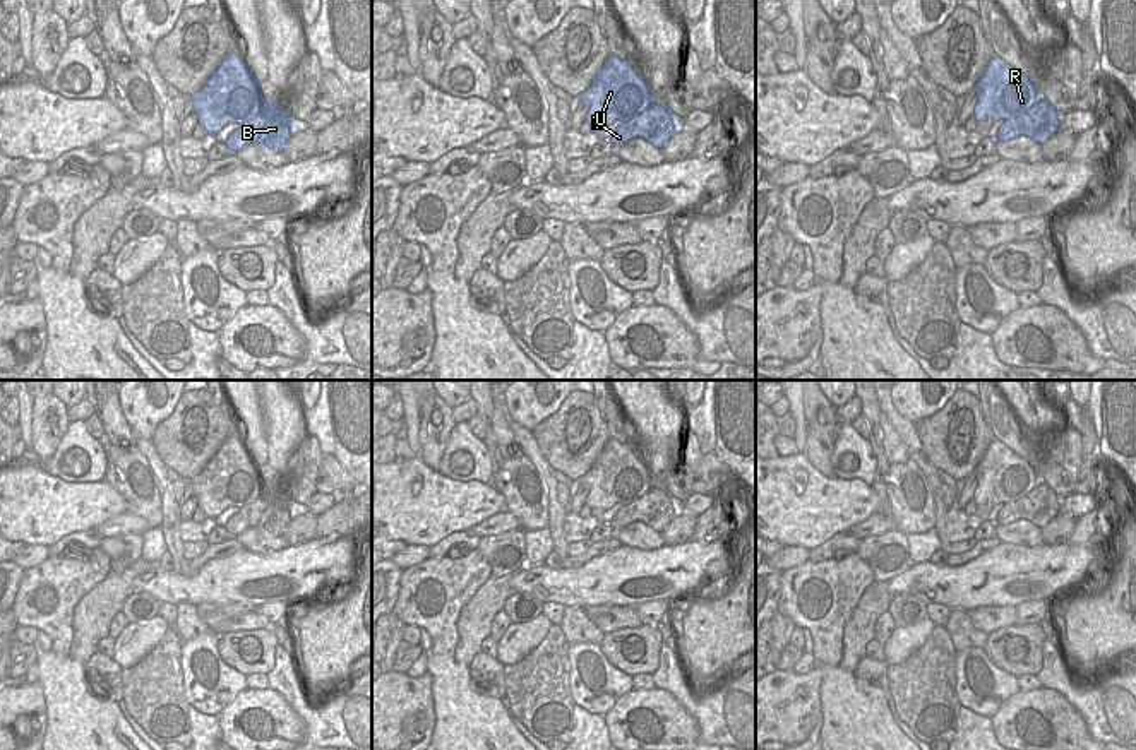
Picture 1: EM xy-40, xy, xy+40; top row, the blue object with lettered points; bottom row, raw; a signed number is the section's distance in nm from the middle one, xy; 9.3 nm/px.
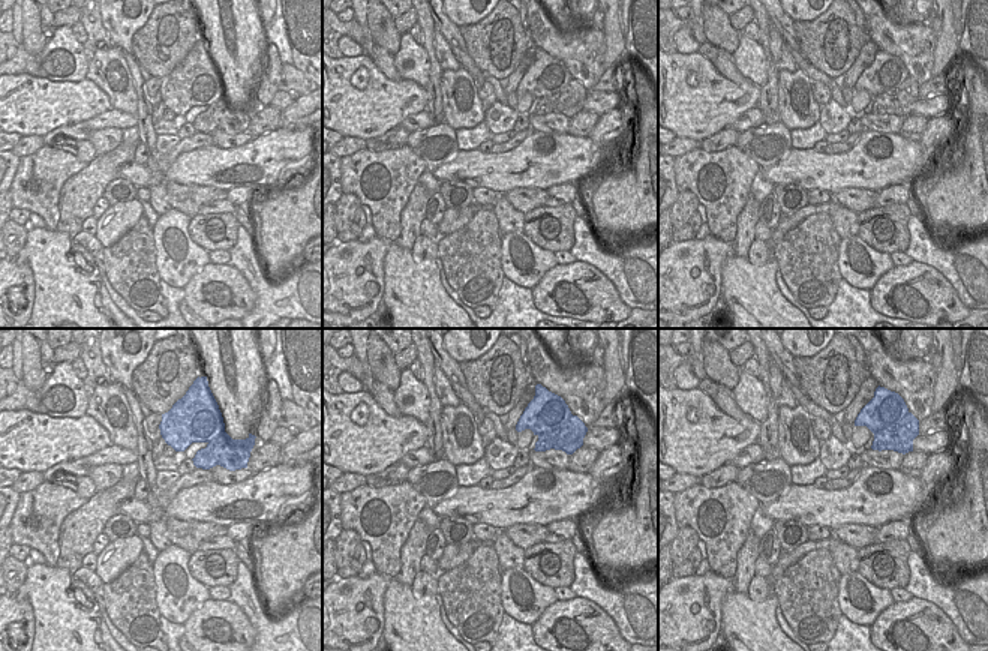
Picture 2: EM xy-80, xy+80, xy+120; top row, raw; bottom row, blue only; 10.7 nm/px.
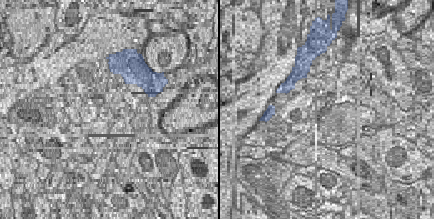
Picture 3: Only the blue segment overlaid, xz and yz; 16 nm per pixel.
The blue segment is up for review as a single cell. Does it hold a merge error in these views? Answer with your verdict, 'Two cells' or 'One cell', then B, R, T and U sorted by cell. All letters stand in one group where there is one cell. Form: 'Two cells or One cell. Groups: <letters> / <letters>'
Two cells. Groups: B T / R U.

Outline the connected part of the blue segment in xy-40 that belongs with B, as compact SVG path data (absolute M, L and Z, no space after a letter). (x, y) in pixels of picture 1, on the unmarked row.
M267 486L259 498L242 507L228 519L224 529L228 536L236 538L250 527L266 529L274 536L283 536L295 514L295 502L283 493L279 486Z

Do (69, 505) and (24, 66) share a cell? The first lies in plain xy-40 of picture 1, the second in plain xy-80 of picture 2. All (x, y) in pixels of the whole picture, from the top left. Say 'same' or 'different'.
different

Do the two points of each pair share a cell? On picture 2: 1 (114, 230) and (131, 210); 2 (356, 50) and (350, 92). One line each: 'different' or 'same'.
1: same
2: different

